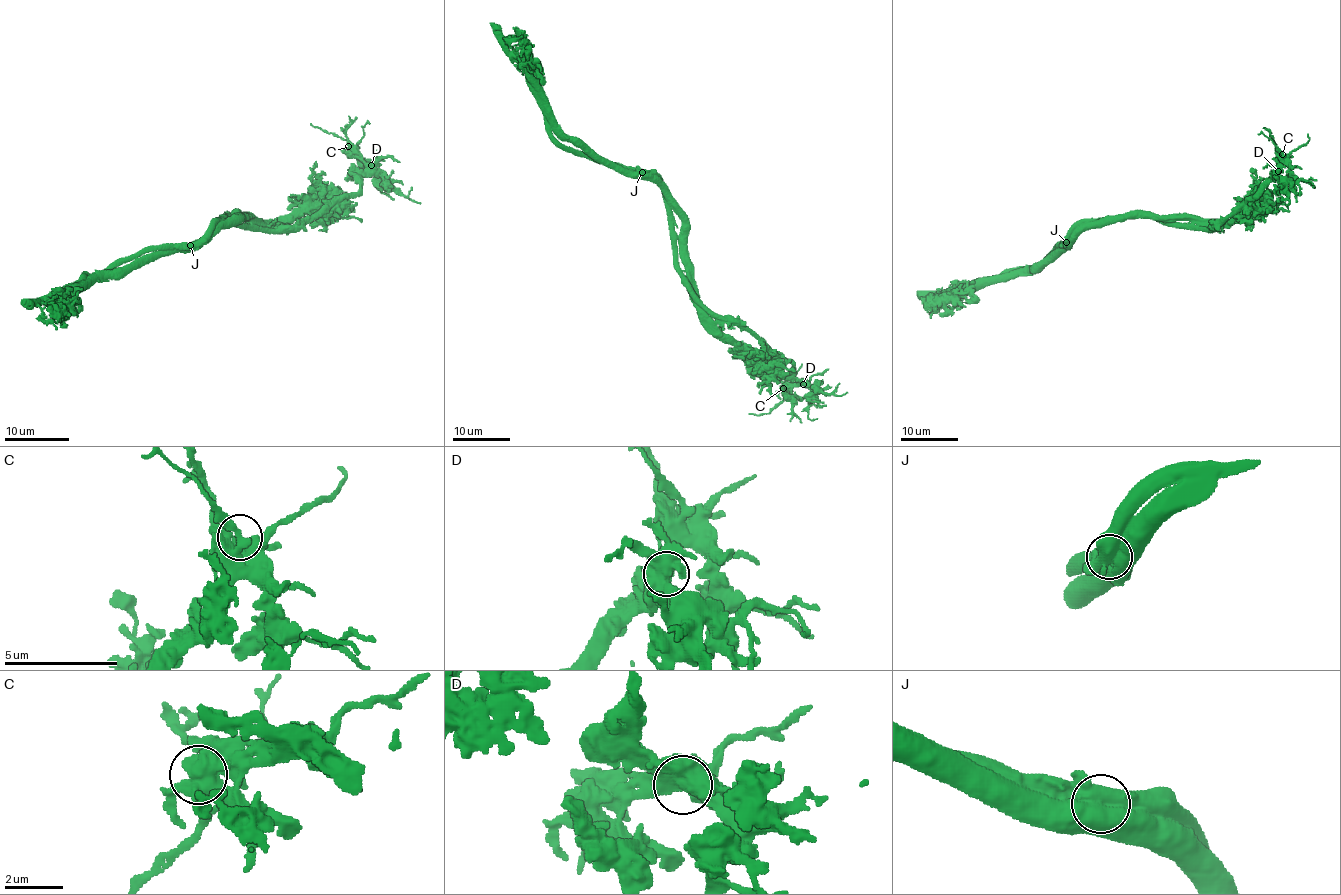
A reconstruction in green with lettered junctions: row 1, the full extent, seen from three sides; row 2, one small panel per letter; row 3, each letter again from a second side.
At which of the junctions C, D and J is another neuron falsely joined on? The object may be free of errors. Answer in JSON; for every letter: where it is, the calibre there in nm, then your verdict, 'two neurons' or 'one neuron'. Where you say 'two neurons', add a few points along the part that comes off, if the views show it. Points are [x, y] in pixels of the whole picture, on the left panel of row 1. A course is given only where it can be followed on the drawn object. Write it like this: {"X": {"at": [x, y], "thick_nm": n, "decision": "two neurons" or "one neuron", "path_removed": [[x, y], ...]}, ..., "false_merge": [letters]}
{"C": {"at": [348, 146], "thick_nm": 700, "decision": "one neuron"}, "D": {"at": [371, 165], "thick_nm": 650, "decision": "one neuron"}, "J": {"at": [190, 245], "thick_nm": 1150, "decision": "two neurons", "path_removed": [[191, 244], [226, 215], [268, 230], [299, 227], [360, 190], [365, 162], [355, 149], [310, 124]]}, "false_merge": ["J"]}

